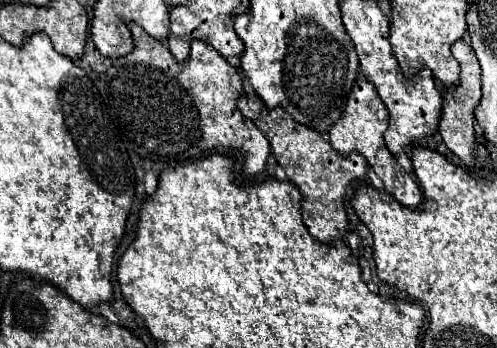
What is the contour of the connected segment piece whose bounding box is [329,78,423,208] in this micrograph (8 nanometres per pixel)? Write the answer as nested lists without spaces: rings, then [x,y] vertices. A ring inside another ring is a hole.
[[[357,78],[351,94],[349,94],[349,100],[347,100],[347,106],[345,106],[345,114],[339,122],[333,124],[331,128],[331,146],[341,154],[341,156],[349,156],[353,152],[359,152],[361,156],[365,156],[365,160],[369,162],[369,166],[375,170],[375,174],[383,180],[385,184],[385,190],[403,206],[407,208],[417,208],[423,200],[423,194],[421,194],[421,188],[419,184],[395,162],[395,156],[387,150],[385,142],[383,142],[383,134],[389,126],[389,112],[385,108],[385,104],[381,102],[381,98],[377,96],[375,88],[371,82],[367,82],[365,78]]]

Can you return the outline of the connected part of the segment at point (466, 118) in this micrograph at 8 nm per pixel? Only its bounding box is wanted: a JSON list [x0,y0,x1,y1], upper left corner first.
[439,40,481,172]

